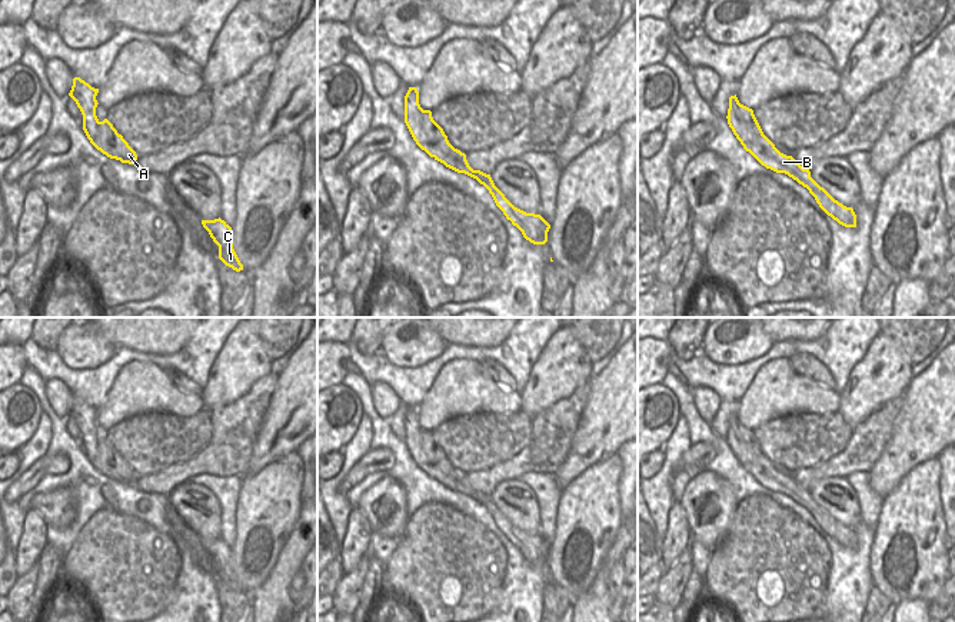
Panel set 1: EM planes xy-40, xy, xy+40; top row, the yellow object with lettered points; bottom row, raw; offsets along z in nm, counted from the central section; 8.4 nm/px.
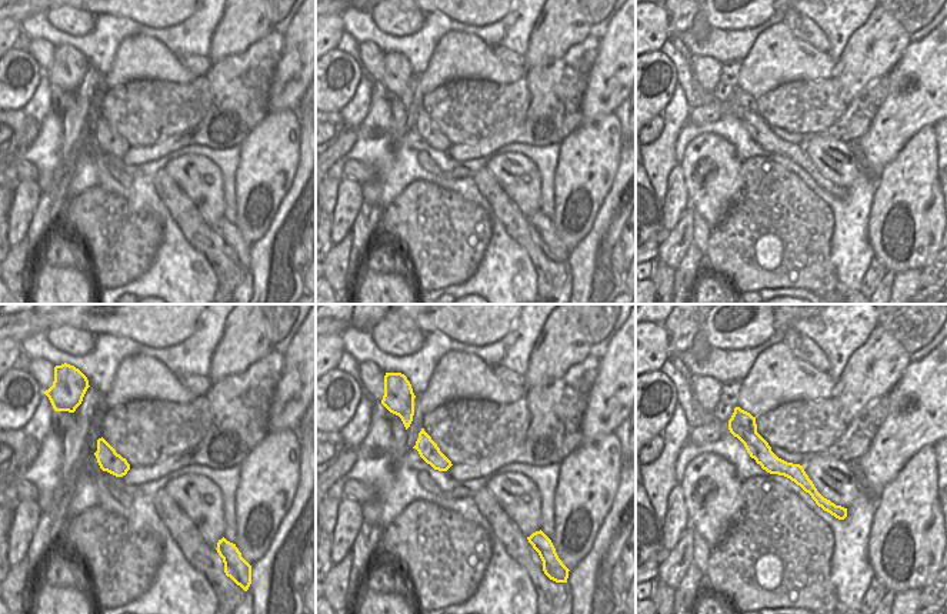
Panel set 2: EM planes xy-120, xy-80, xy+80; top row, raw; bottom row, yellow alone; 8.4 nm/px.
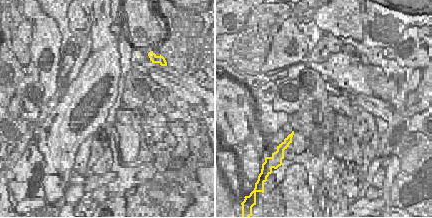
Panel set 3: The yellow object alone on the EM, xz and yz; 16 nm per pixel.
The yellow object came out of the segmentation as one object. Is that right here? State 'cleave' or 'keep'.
cleave

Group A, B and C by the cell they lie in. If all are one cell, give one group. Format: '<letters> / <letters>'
A / B C

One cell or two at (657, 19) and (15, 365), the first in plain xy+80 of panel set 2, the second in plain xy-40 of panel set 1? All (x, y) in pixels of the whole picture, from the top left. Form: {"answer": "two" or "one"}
{"answer": "one"}

